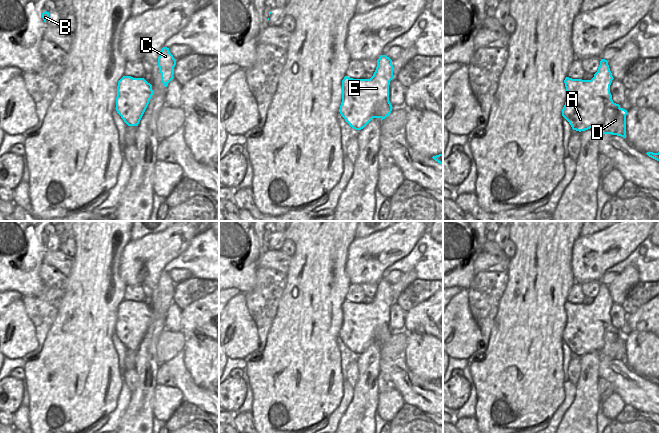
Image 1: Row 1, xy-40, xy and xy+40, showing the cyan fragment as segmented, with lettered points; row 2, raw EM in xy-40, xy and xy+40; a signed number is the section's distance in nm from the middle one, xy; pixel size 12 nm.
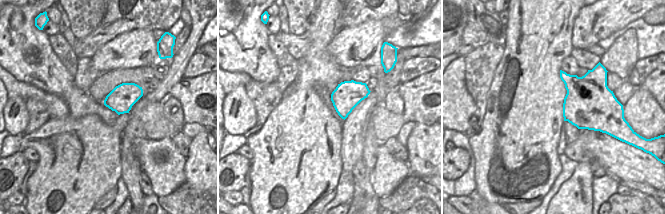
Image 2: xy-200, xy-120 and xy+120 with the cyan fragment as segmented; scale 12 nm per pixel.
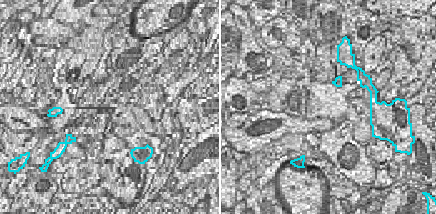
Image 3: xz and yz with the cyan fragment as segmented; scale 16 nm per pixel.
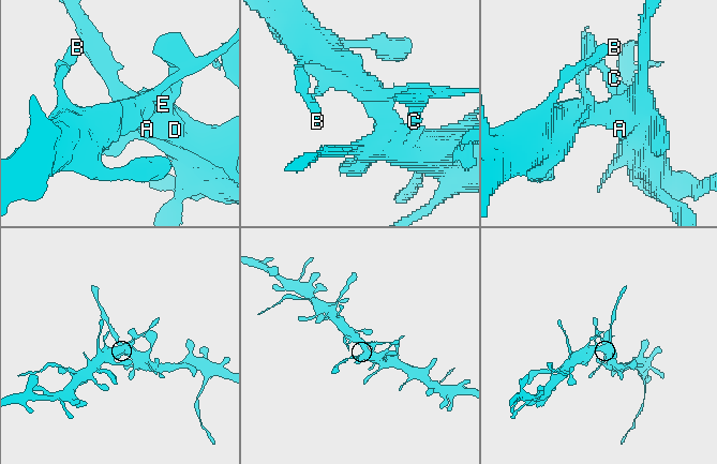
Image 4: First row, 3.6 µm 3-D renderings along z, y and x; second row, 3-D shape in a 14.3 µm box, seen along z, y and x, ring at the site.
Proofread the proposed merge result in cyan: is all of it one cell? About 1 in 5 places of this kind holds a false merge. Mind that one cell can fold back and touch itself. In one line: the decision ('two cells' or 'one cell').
one cell

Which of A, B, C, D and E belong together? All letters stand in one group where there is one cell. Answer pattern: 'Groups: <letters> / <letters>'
Groups: A B C D E.

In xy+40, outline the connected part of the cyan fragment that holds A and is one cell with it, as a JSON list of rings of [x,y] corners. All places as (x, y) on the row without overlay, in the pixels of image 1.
[[[601,283],[591,304],[565,302],[567,320],[562,340],[573,354],[581,356],[598,351],[602,358],[626,362],[627,334],[612,324],[610,309],[613,303],[605,283]]]

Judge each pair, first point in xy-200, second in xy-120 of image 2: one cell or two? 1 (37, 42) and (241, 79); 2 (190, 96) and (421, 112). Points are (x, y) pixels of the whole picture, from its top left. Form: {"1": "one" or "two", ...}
{"1": "two", "2": "one"}

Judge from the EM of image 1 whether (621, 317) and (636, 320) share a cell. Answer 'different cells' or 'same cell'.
different cells

